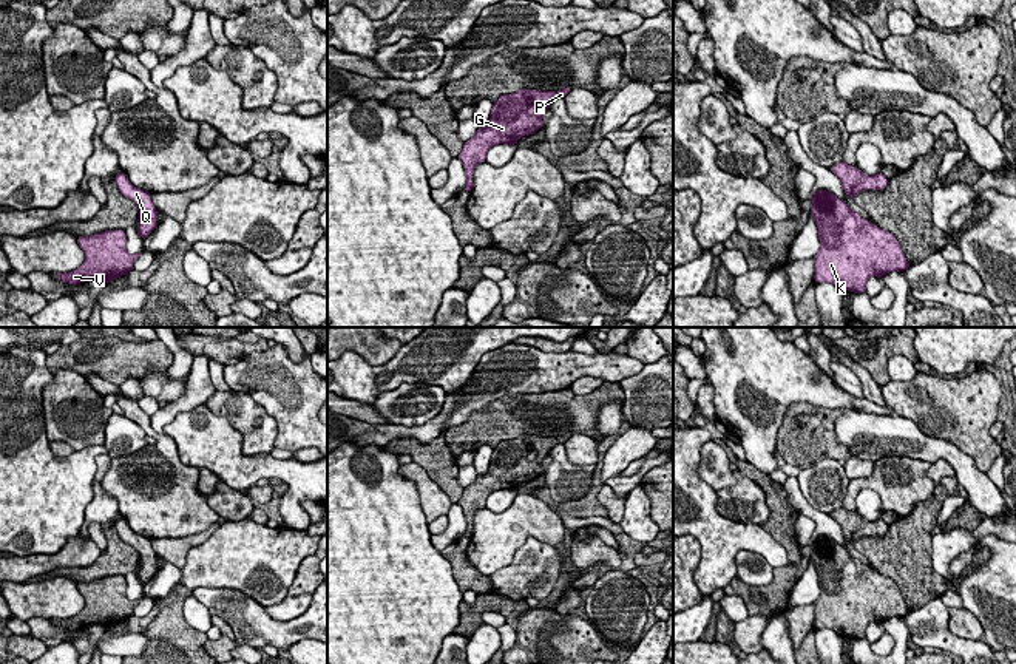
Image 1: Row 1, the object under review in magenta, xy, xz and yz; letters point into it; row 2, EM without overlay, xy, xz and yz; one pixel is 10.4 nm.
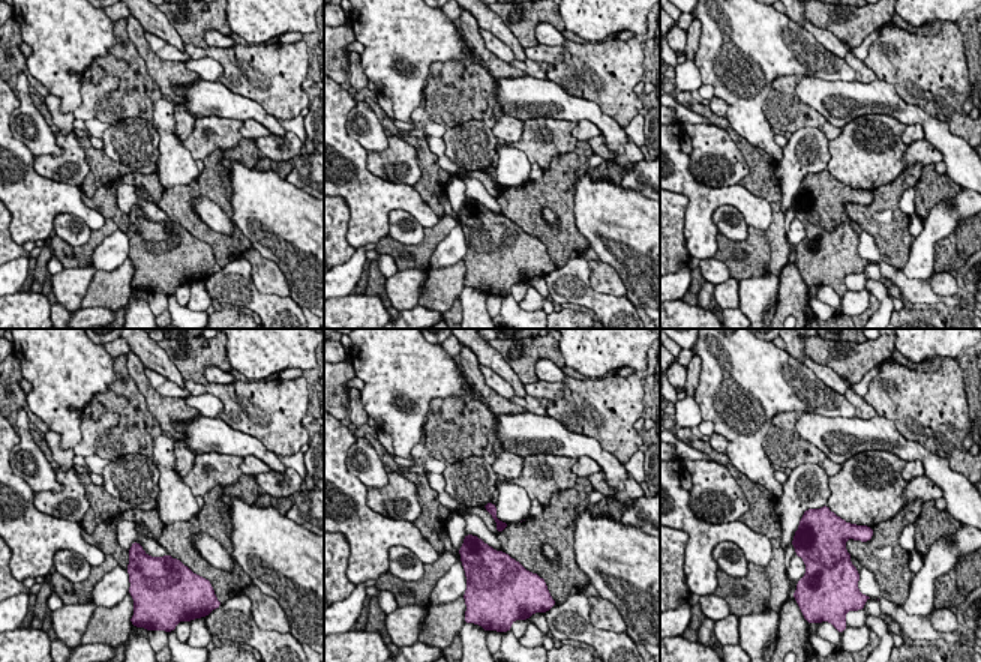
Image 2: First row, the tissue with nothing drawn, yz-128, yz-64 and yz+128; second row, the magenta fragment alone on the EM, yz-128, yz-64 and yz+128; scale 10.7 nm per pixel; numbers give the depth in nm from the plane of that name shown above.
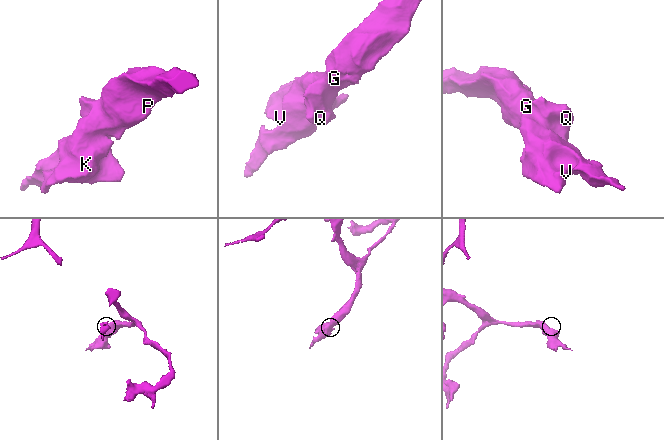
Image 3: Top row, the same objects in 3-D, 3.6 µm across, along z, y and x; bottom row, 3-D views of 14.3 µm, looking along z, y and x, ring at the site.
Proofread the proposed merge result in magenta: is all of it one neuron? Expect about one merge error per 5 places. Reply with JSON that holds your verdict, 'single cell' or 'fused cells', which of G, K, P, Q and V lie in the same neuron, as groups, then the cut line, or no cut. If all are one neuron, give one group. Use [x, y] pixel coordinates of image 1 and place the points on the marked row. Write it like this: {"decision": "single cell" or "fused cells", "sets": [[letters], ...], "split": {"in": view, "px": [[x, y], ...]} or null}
{"decision": "single cell", "sets": [["G", "K", "P", "Q", "V"]], "split": null}

